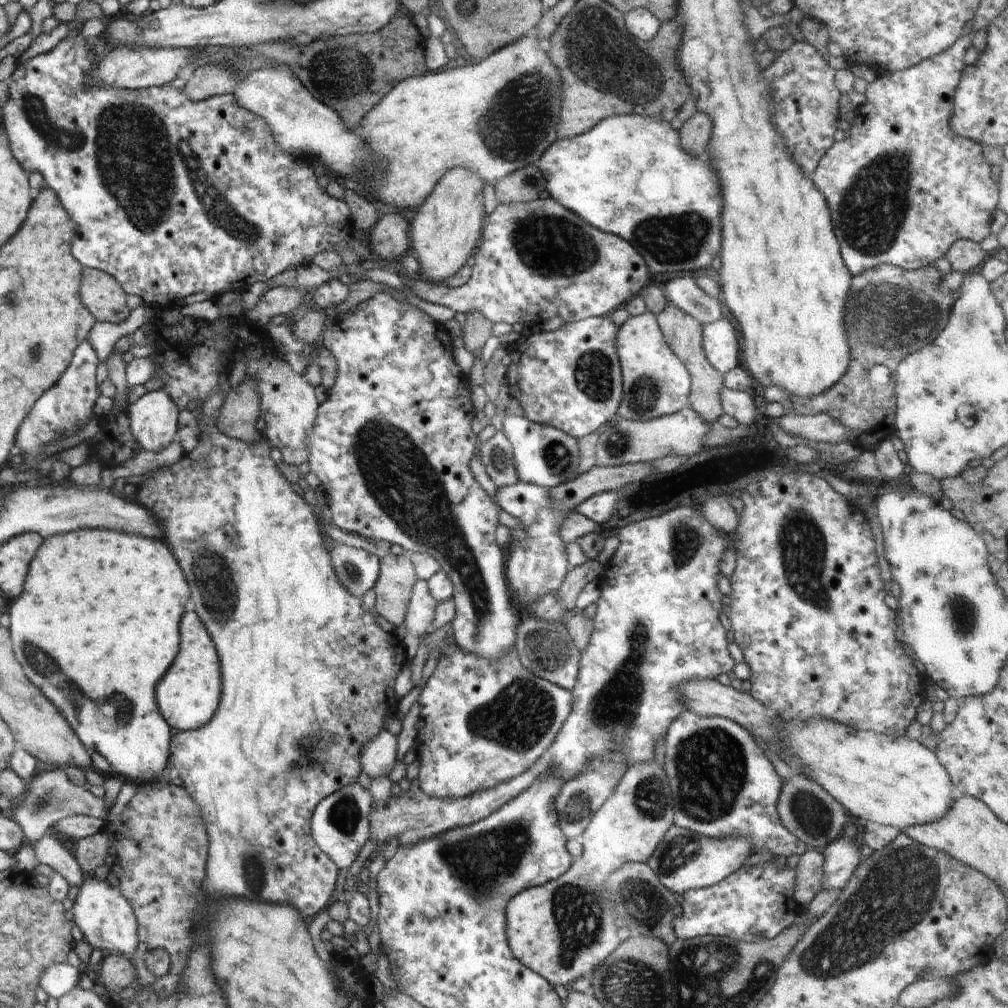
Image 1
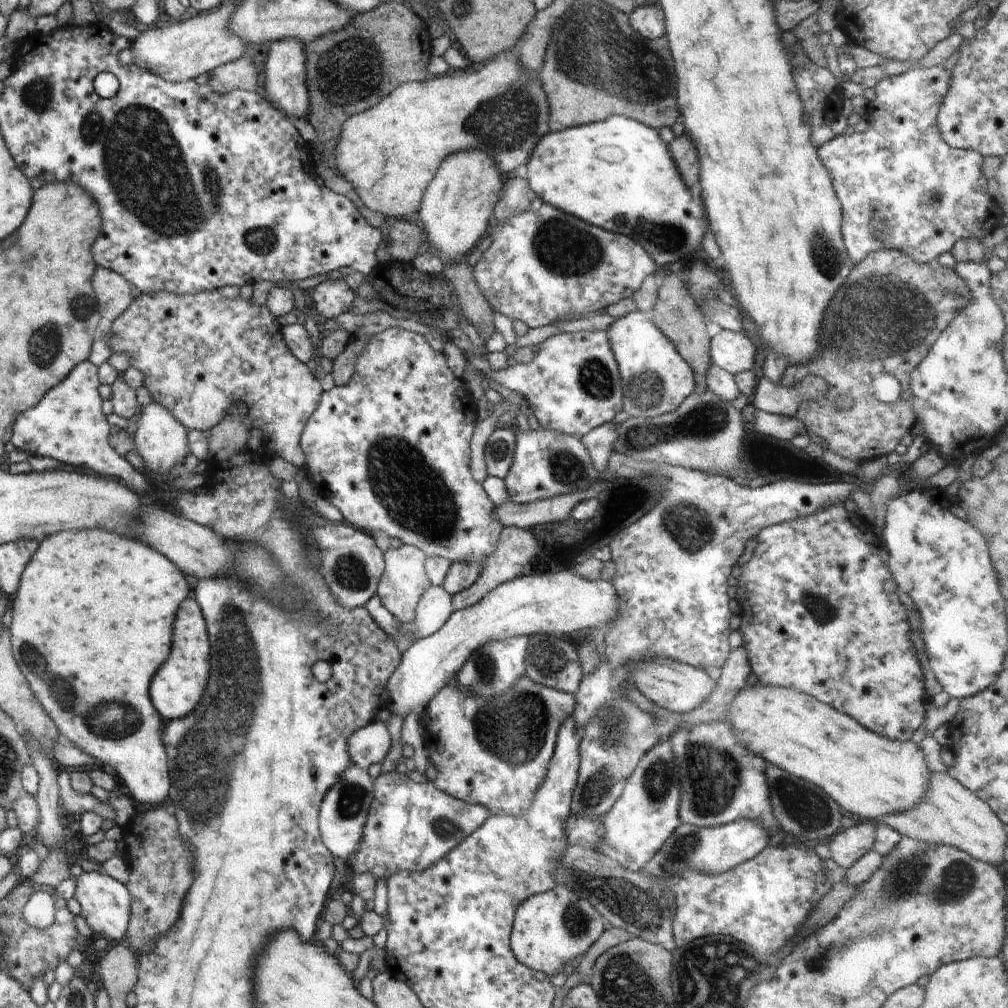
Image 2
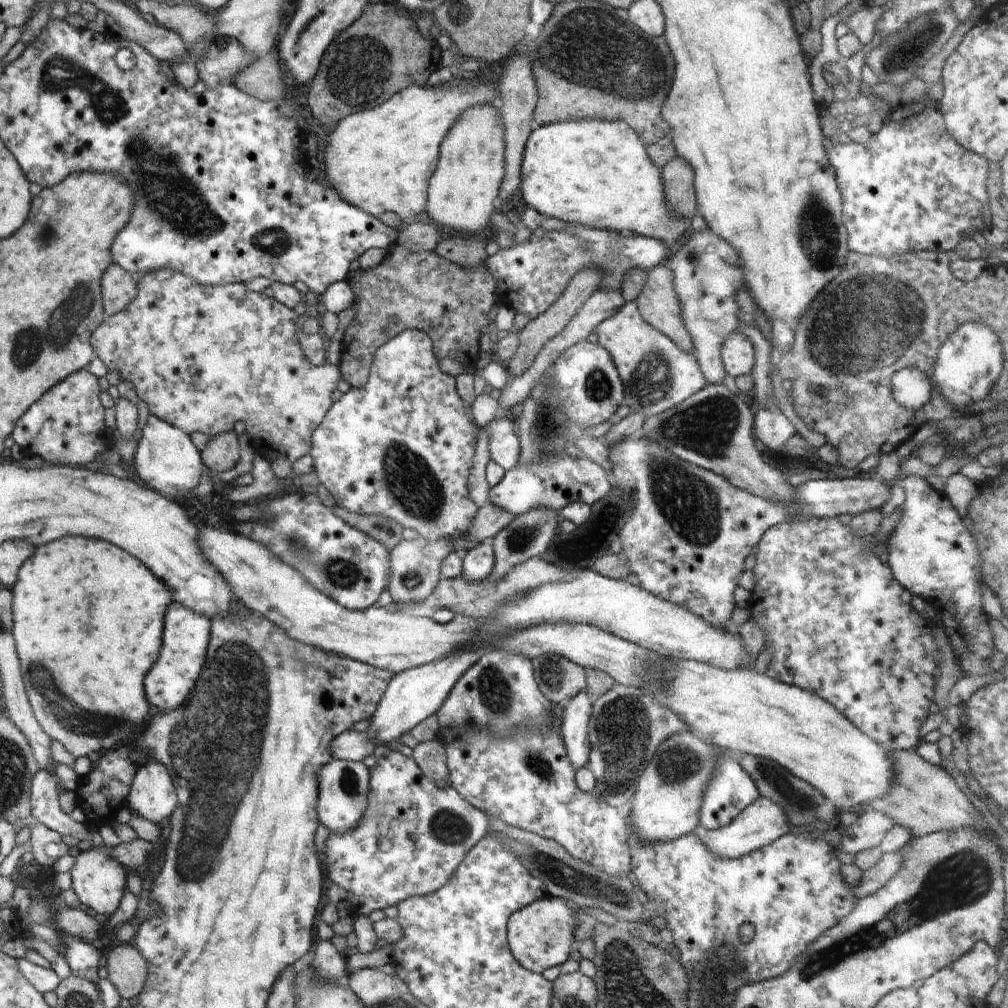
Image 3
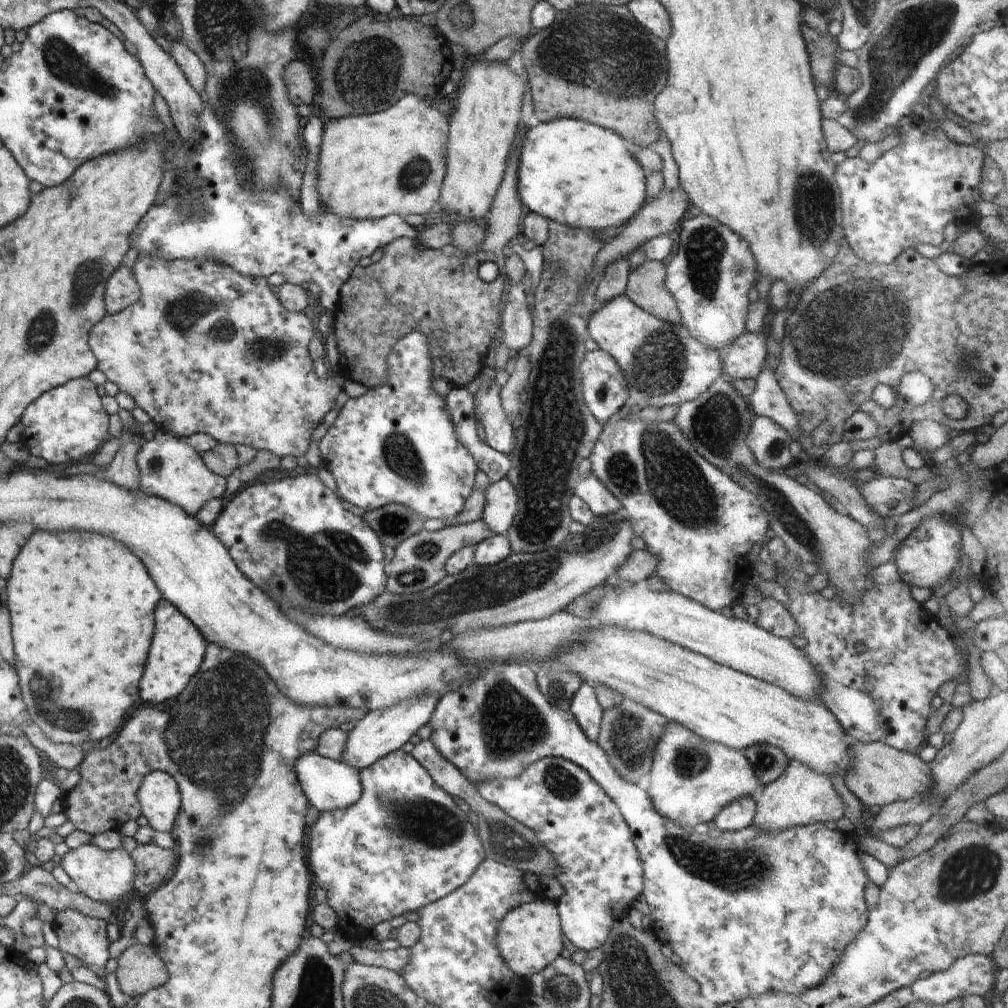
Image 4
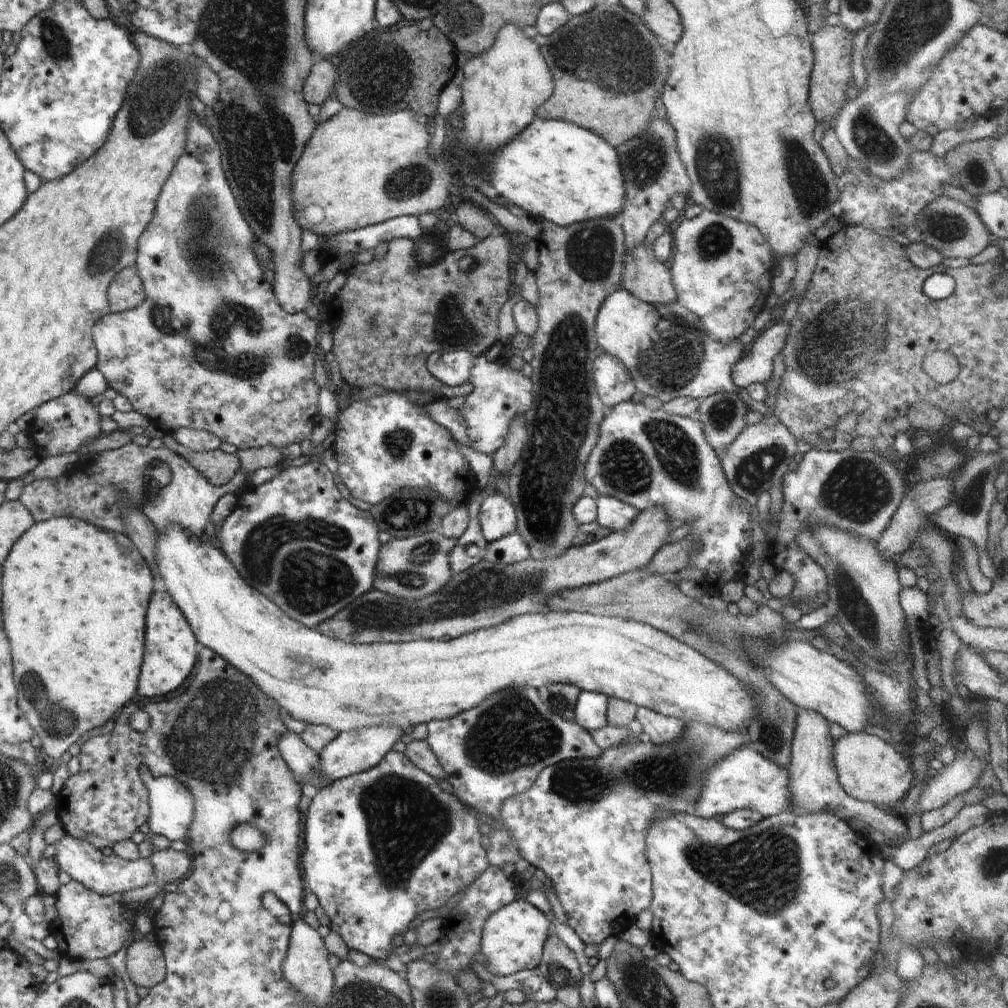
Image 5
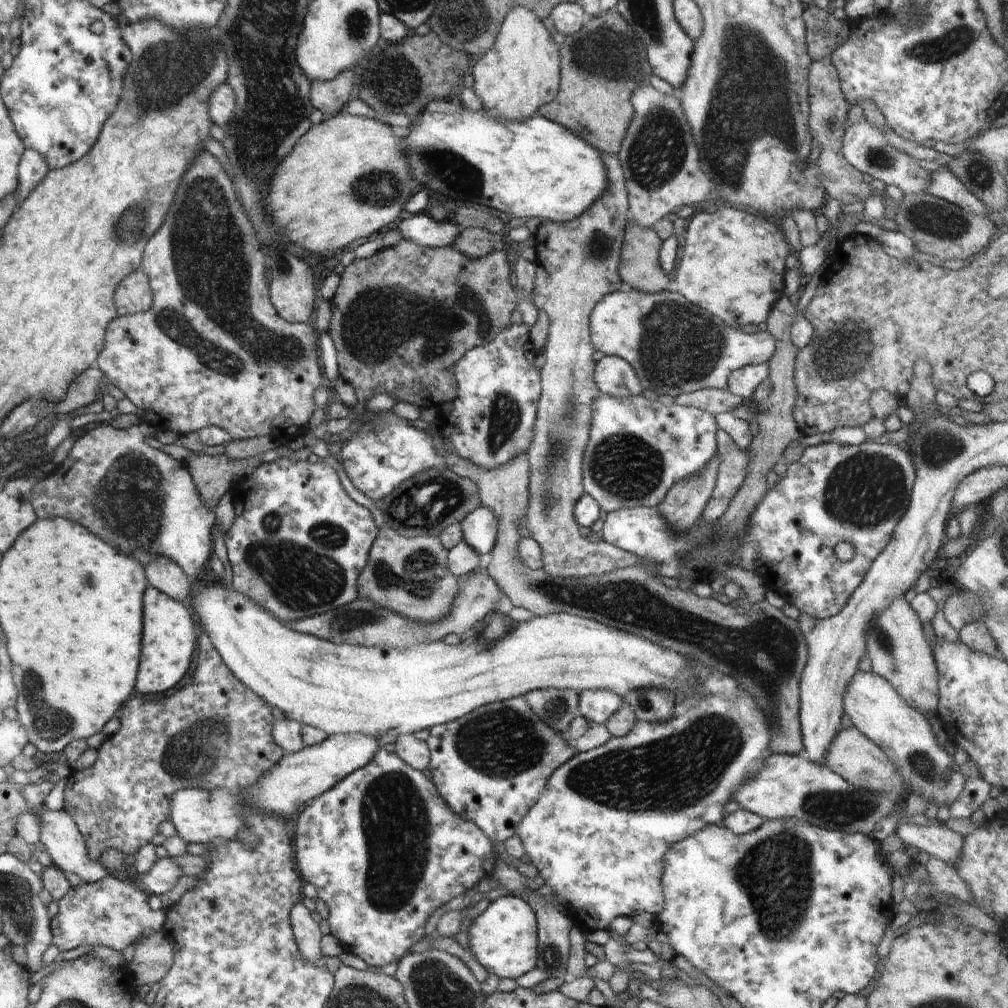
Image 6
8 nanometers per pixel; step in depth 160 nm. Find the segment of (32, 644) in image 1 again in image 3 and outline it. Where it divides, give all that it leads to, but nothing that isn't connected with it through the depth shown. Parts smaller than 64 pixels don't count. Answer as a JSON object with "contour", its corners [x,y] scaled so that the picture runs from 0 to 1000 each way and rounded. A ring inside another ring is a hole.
{"contour":[[[63,532],[63,536],[55,536],[50,539],[38,541],[36,552],[24,560],[20,564],[20,575],[10,582],[12,588],[13,607],[13,632],[15,644],[21,659],[23,678],[27,687],[29,697],[31,698],[34,710],[51,733],[60,735],[65,744],[76,753],[85,750],[89,746],[108,745],[119,741],[125,736],[133,736],[138,733],[142,726],[146,724],[149,714],[149,700],[145,696],[143,688],[143,671],[149,665],[155,655],[161,639],[161,628],[163,614],[169,597],[173,595],[170,586],[165,580],[142,559],[123,548],[121,544],[95,536],[95,534],[85,534],[82,532]],[[143,756],[139,759],[128,789],[128,800],[133,808],[159,819],[165,819],[177,798],[173,775],[167,767],[160,756]]]}

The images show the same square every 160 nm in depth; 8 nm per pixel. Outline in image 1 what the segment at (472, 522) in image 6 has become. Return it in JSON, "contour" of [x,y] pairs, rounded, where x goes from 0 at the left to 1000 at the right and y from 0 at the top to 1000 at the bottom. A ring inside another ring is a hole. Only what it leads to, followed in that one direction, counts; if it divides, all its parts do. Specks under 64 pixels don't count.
{"contour":[[[511,412],[500,414],[497,427],[507,438],[511,465],[516,478],[547,485],[573,472],[571,464],[573,464],[576,450],[572,436],[553,425],[528,419],[522,414]]]}

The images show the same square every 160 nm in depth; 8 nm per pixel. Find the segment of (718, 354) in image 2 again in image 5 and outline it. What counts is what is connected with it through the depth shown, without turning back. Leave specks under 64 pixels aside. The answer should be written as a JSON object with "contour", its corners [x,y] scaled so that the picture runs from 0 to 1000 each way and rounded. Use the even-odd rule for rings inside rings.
{"contour":[[[776,318],[753,329],[725,369],[726,379],[734,389],[748,380],[759,381],[768,367],[768,353],[774,351],[782,333],[784,319]]]}

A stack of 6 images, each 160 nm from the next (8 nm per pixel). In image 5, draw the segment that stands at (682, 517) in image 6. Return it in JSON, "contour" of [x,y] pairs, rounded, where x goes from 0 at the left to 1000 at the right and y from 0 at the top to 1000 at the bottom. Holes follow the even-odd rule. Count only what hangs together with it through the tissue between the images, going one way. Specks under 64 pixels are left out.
{"contour":[[[659,503],[634,507],[621,527],[607,528],[592,538],[567,542],[555,553],[526,554],[505,561],[476,557],[455,567],[435,586],[415,594],[403,594],[367,584],[331,611],[313,620],[313,625],[344,638],[392,638],[411,634],[452,633],[498,619],[522,608],[542,606],[541,595],[562,584],[580,582],[631,564],[641,563],[648,552],[664,538],[670,523]]]}

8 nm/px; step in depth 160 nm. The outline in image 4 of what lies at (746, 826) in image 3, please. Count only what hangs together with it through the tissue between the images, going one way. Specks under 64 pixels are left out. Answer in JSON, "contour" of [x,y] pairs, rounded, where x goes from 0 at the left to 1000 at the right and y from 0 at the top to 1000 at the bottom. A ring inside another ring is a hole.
{"contour":[[[784,754],[777,768],[764,778],[758,779],[755,788],[750,791],[751,803],[747,817],[761,824],[780,823],[808,816],[826,818],[837,810],[837,797],[829,787],[823,771],[821,767]]]}

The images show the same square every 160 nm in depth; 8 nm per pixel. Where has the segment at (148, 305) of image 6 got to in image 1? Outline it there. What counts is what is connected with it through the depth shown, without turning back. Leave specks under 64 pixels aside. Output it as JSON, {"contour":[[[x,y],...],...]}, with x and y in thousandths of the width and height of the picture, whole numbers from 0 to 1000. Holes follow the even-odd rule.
{"contour":[[[89,265],[80,271],[80,297],[97,319],[115,320],[128,315],[122,284],[106,270]]]}

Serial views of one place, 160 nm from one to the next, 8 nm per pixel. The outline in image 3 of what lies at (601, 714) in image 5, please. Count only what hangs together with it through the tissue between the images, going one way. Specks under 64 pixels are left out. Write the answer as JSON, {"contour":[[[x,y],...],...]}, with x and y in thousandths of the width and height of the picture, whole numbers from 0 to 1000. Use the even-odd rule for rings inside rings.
{"contour":[[[581,685],[562,694],[557,706],[557,732],[570,763],[581,760],[586,738],[583,719],[587,710],[587,694]]]}

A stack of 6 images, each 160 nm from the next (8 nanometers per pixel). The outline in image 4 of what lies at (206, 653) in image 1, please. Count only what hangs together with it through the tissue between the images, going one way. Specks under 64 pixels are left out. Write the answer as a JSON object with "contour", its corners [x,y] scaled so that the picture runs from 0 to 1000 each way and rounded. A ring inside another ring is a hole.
{"contour":[[[163,593],[155,598],[154,629],[151,634],[151,651],[143,662],[143,679],[139,679],[139,692],[143,696],[159,698],[175,692],[186,682],[187,676],[196,667],[205,642],[198,626],[170,598]]]}

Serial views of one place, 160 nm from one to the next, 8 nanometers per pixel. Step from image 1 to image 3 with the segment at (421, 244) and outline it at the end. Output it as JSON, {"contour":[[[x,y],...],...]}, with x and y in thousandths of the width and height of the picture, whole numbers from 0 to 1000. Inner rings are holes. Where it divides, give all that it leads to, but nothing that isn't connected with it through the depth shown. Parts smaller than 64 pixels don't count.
{"contour":[[[491,93],[488,103],[463,107],[439,137],[433,171],[426,179],[421,208],[440,231],[470,232],[484,224],[486,215],[495,207],[493,196],[500,172],[501,133]]]}

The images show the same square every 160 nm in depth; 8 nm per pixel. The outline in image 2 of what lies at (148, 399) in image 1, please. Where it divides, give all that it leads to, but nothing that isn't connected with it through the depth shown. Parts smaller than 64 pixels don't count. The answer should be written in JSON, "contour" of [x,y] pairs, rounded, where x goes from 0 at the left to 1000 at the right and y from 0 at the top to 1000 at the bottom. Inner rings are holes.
{"contour":[[[153,399],[145,402],[139,406],[135,422],[136,427],[132,430],[134,445],[142,456],[142,466],[151,469],[169,468],[177,460],[182,460],[188,449],[186,445],[187,427],[167,409],[166,405]]]}

